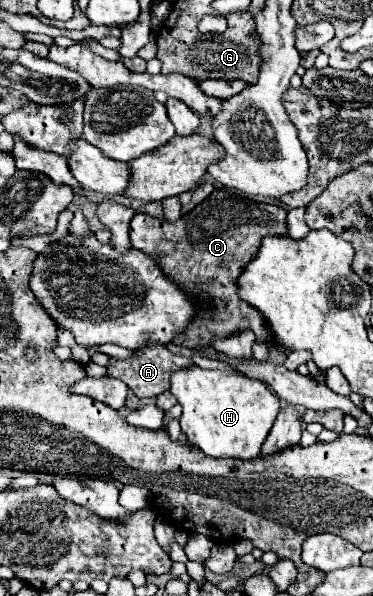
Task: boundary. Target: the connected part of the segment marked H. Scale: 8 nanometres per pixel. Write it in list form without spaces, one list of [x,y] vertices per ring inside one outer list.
[[[189,366],[173,372],[171,394],[183,406],[179,418],[181,430],[187,442],[215,458],[241,458],[249,460],[259,456],[261,444],[265,442],[279,410],[279,398],[261,380],[251,380],[241,374],[229,374],[221,370],[205,370]]]

